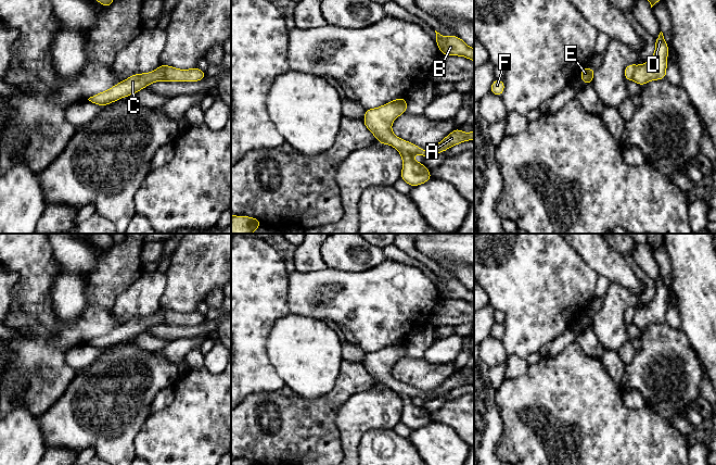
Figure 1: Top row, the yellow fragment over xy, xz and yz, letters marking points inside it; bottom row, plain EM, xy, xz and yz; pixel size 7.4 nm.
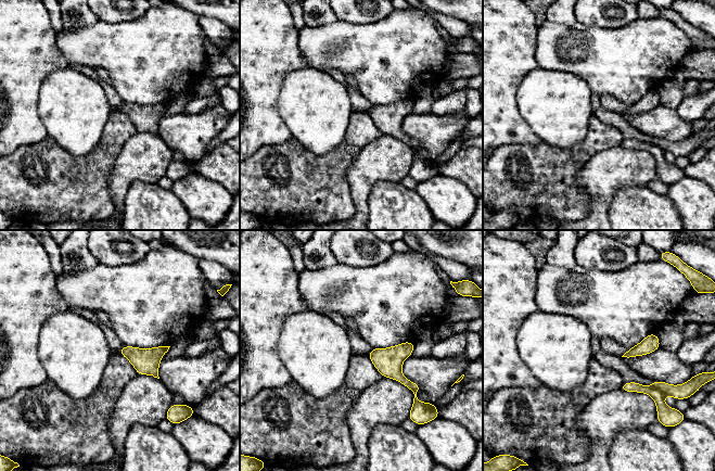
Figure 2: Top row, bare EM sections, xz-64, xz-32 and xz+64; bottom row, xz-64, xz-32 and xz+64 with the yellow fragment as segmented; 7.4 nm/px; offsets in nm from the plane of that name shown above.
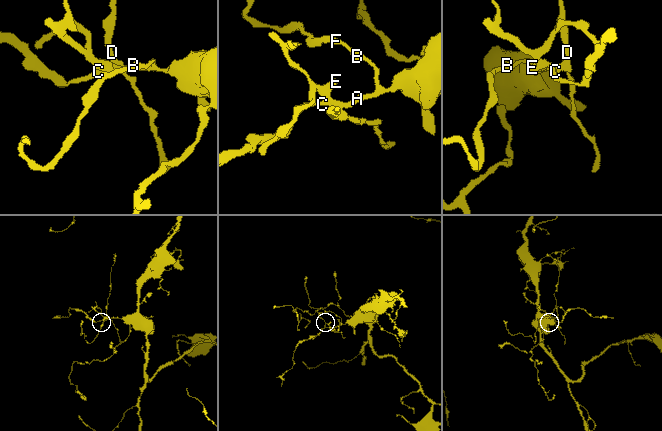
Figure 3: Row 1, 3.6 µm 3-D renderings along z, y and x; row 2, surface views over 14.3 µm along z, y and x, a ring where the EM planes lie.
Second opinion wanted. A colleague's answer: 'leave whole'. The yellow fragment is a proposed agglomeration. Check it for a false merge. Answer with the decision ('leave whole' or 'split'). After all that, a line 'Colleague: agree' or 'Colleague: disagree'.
split
Colleague: disagree

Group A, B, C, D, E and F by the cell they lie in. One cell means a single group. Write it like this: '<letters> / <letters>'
A B E F / C D

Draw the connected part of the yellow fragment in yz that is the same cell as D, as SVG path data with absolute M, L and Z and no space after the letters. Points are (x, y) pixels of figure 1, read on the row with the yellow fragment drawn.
M661 32L655 39L655 52L653 56L647 63L636 65L634 80L642 87L650 80L665 79L668 53L667 42Z

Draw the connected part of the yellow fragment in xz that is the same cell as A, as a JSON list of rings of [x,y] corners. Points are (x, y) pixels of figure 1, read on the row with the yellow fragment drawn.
[[[398,98],[376,109],[365,111],[363,124],[374,135],[378,140],[383,140],[397,150],[405,150],[411,154],[421,154],[424,159],[430,155],[436,155],[451,147],[474,139],[474,130],[463,133],[456,128],[432,150],[423,150],[414,143],[396,137],[392,131],[392,123],[397,116],[407,112],[407,98]]]

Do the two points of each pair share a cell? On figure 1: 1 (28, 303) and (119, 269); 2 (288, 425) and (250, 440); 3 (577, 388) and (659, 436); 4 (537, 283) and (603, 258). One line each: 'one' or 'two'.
1: one
2: one
3: one
4: two

